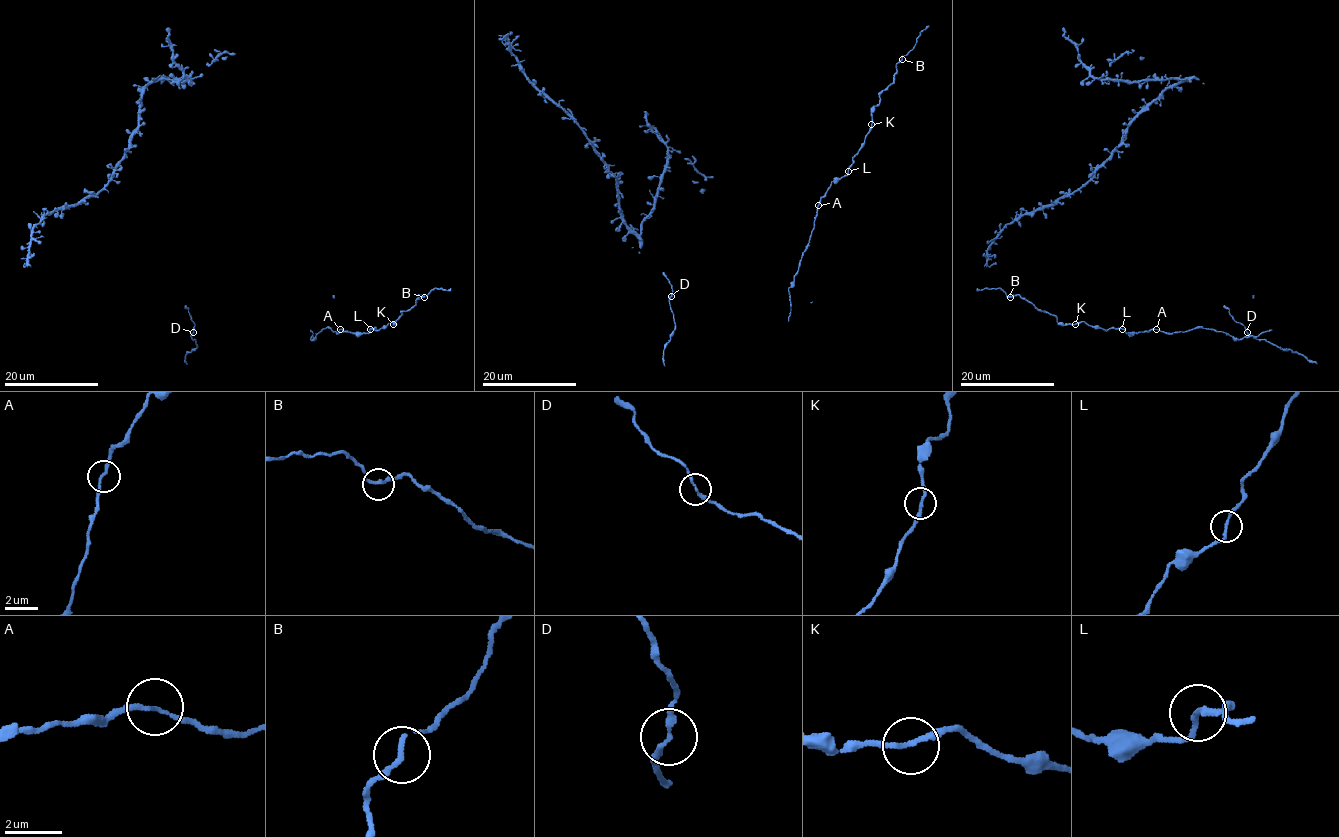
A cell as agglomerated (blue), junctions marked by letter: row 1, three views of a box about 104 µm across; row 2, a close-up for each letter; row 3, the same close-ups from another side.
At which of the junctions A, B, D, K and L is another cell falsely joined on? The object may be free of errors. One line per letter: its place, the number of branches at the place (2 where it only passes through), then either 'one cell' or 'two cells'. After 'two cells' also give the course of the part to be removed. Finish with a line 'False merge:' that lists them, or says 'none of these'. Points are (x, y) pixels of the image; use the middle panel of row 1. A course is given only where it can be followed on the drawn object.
A: at (818, 205); 2 branches meet; one cell
B: at (902, 59); 2 branches meet; one cell
D: at (671, 296); 2 branches meet; one cell
K: at (871, 124); 2 branches meet; one cell
L: at (848, 171); 2 branches meet; one cell
False merge: none of these

